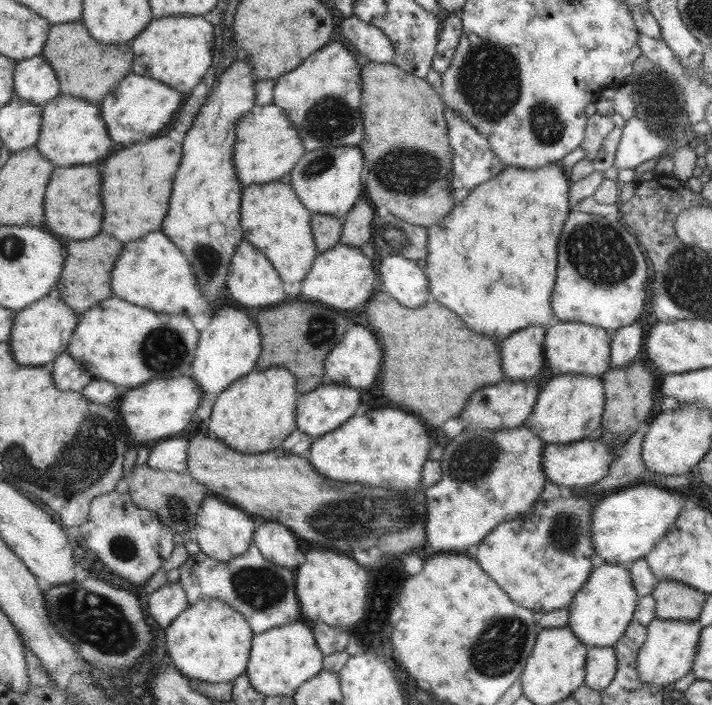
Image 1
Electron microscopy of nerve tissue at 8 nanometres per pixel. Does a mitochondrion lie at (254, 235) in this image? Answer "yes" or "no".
no

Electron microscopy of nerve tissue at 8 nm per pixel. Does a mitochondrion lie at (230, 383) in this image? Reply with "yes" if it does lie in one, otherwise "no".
no

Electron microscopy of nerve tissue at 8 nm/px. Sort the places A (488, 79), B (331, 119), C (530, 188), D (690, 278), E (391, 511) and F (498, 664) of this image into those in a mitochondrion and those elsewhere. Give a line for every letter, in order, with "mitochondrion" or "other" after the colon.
A: mitochondrion
B: mitochondrion
C: other
D: mitochondrion
E: mitochondrion
F: mitochondrion

